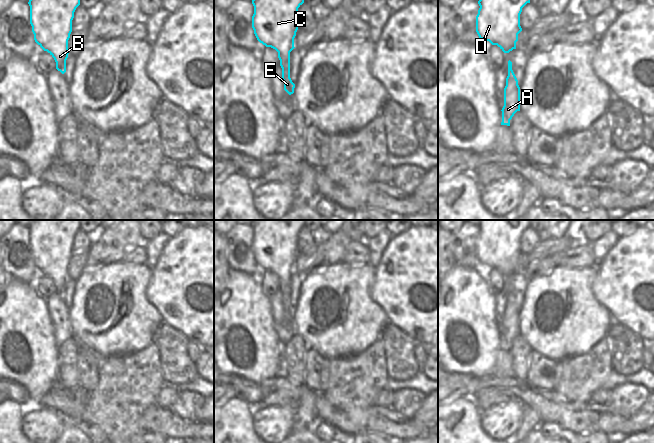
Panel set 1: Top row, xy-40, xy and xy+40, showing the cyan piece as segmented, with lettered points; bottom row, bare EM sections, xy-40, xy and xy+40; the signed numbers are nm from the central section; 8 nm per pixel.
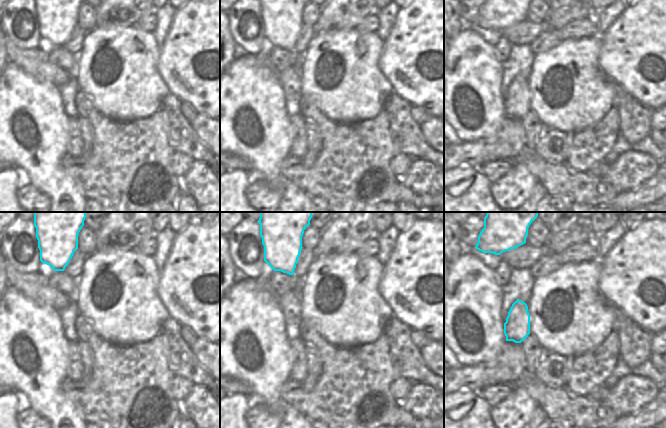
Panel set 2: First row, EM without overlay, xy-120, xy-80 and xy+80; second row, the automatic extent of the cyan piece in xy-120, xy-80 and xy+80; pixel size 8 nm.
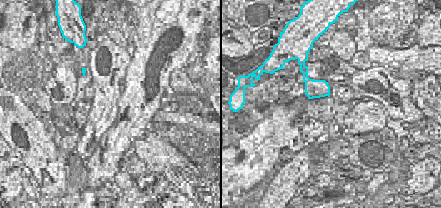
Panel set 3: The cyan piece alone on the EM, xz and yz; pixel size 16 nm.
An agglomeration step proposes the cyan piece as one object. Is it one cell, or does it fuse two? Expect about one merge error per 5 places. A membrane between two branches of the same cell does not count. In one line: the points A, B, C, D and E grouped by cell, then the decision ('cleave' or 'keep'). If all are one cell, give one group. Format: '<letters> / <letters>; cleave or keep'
A B C D E; keep

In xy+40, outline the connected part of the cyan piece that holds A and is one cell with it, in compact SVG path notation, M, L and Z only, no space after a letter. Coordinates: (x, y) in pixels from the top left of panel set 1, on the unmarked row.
M508 285L508 300L504 312L504 330L502 332L501 349L510 350L510 344L517 335L520 335L520 311L512 294L512 286Z

